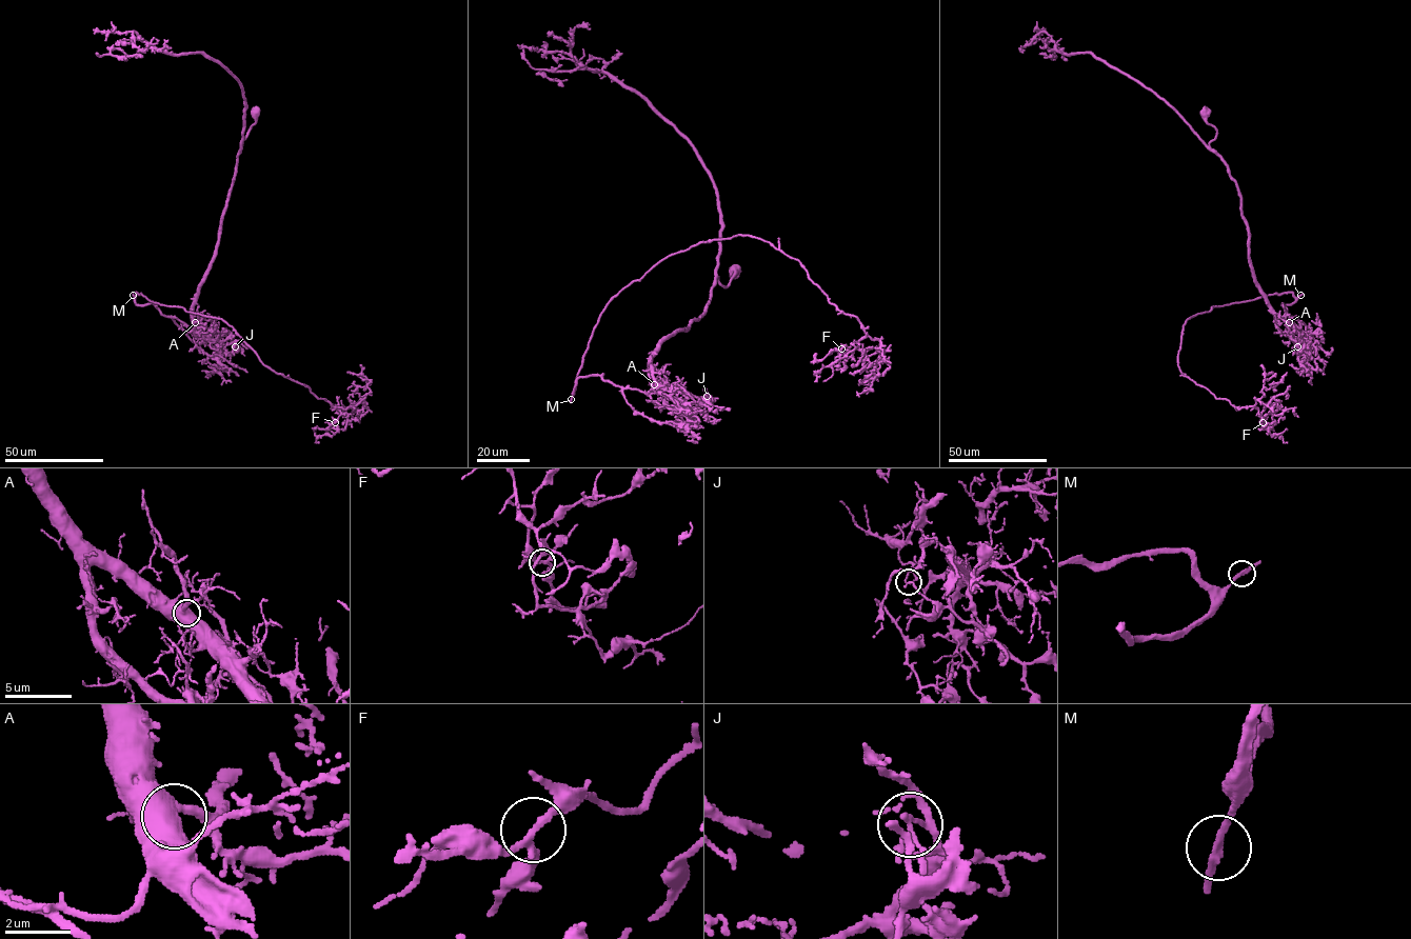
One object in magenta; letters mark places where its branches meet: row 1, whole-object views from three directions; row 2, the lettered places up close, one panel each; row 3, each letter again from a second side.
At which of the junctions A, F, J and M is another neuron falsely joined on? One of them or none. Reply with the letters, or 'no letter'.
J

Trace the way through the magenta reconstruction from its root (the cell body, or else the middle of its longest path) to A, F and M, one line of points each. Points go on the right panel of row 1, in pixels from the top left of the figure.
A: (1206, 113), (1206, 121), (1216, 131), (1209, 146), (1226, 165), (1240, 198), (1254, 281), (1268, 305), (1289, 322)
F: (1206, 113), (1254, 281), (1295, 326), (1292, 293), (1213, 306), (1186, 321), (1177, 364), (1263, 422)
M: (1206, 113), (1216, 131), (1209, 146), (1240, 198), (1259, 292), (1294, 326), (1282, 303), (1300, 295)

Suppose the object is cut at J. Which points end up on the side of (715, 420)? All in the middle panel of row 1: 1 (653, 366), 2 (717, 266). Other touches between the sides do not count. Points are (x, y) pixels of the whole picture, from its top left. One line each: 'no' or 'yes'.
1: yes
2: yes

